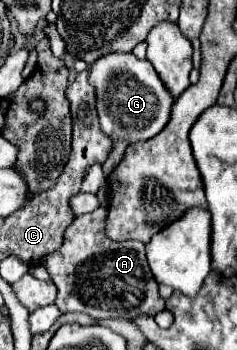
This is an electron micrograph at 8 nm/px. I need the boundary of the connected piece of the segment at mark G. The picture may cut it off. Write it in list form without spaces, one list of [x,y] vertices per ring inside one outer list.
[[[109,53],[109,55],[103,55],[101,59],[97,59],[95,63],[91,63],[89,65],[89,83],[93,83],[93,89],[97,91],[97,115],[99,115],[101,131],[113,141],[113,149],[111,149],[107,161],[103,163],[105,177],[109,177],[113,173],[113,167],[117,167],[121,163],[129,145],[133,145],[135,141],[147,141],[147,139],[155,137],[167,125],[169,111],[171,111],[171,105],[175,99],[169,95],[169,91],[165,89],[165,85],[153,71],[153,65],[149,61],[139,61],[133,53]]]

